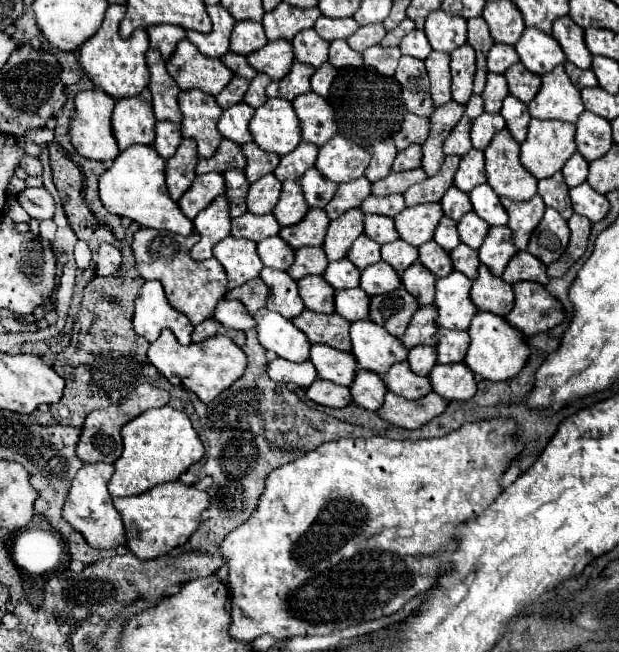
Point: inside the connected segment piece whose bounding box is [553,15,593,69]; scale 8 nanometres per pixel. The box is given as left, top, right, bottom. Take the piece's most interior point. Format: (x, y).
(570, 36)

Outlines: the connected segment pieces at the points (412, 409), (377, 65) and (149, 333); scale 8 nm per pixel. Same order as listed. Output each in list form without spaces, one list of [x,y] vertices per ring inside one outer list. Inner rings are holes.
[[[393,393],[385,395],[385,403],[377,409],[377,415],[403,429],[419,429],[429,423],[433,417],[441,415],[447,407],[447,401],[437,393],[429,393],[421,399],[405,399]]]
[[[373,45],[369,49],[363,51],[363,63],[365,67],[375,69],[381,75],[393,75],[395,67],[397,67],[397,59],[401,57],[399,47],[381,47],[381,45]]]
[[[147,281],[135,299],[133,329],[147,341],[155,341],[163,329],[171,329],[181,345],[189,345],[193,325],[185,315],[169,307],[161,283]]]

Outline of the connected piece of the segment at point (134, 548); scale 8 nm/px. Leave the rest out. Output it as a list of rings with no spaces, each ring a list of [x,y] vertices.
[[[171,481],[165,485],[157,485],[141,495],[117,497],[113,499],[113,505],[121,513],[125,525],[125,547],[137,559],[155,559],[169,553],[173,547],[183,545],[195,533],[203,519],[203,511],[209,505],[209,495],[193,485]]]

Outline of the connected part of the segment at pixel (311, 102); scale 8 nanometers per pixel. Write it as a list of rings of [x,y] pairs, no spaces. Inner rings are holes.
[[[305,93],[293,101],[293,107],[301,123],[301,141],[321,147],[327,139],[331,139],[331,135],[337,133],[335,113],[319,95]]]

